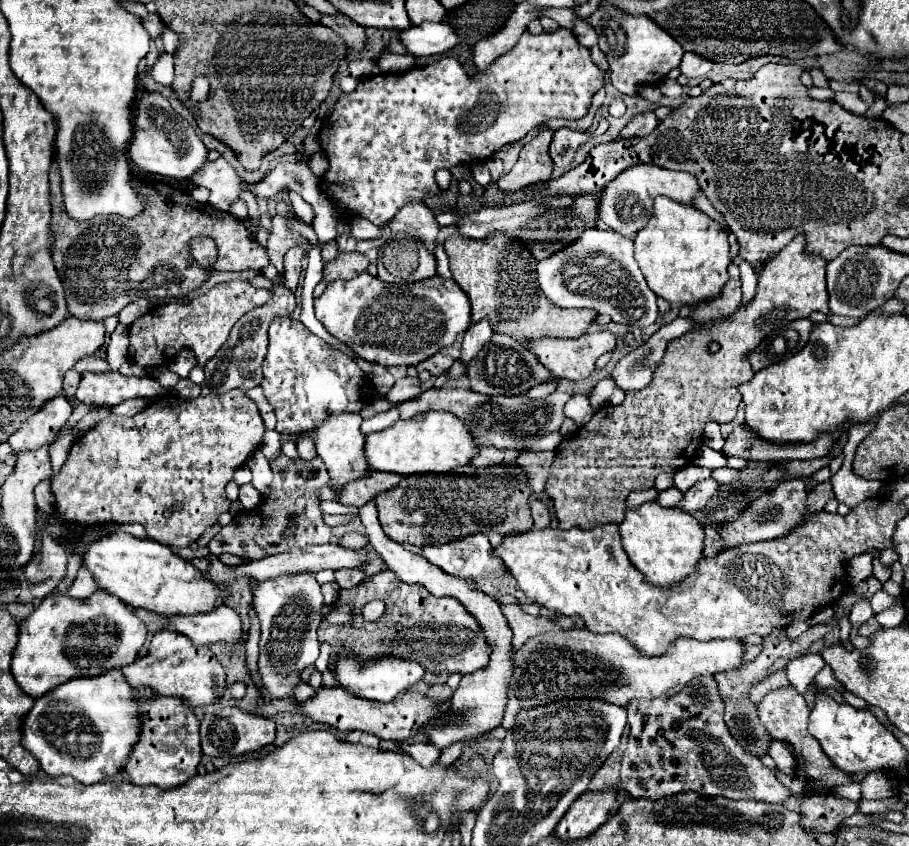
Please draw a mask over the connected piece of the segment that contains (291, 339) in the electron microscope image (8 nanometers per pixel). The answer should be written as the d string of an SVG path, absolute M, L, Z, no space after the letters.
M289 316L273 320L269 326L269 350L263 362L263 394L277 414L277 432L283 434L301 434L307 430L315 430L325 422L331 414L341 412L361 412L365 402L363 388L369 384L367 374L355 364L355 360L335 348L331 348L325 340L311 334L299 320L291 320Z

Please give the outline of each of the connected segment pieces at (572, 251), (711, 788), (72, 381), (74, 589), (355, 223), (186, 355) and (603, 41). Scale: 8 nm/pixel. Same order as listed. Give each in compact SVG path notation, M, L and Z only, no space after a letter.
M599 228L585 230L575 244L537 264L537 280L539 280L539 288L549 298L549 302L557 304L559 308L593 308L599 314L609 314L611 320L617 324L637 326L641 330L651 326L659 316L657 296L645 284L645 278L633 258L633 240L613 230L599 230Z
M701 676L701 680L693 680L693 684L687 684L677 696L669 698L669 700L645 700L645 702L631 702L627 706L627 714L629 714L629 726L631 726L631 734L627 740L627 750L623 754L623 762L621 762L621 788L625 792L631 794L631 798L647 798L647 800L659 800L665 796L675 796L681 792L697 792L703 796L725 796L731 800L759 800L759 802L769 802L769 804L785 804L793 792L789 788L785 788L773 770L769 770L767 766L763 766L763 762L755 756L751 756L749 752L745 752L737 740L733 740L733 736L729 736L729 730L725 730L725 722L723 722L723 704L721 704L721 696L717 692L717 684L713 680L713 676Z
M67 372L65 380L63 380L63 390L65 390L65 396L67 398L73 398L75 396L75 390L79 388L79 382L81 382L81 374L79 372Z
M81 566L75 582L73 582L73 586L71 586L65 594L67 594L67 596L73 596L73 598L83 598L83 596L93 594L93 592L97 592L97 590L99 590L99 586L95 584L95 578L91 576L91 572L87 572L87 568Z
M351 220L351 234L357 240L373 240L373 238L383 238L383 230L377 228L375 224L369 224L367 220Z
M179 352L171 362L169 362L169 370L175 372L179 378L187 378L189 372L195 368L195 356L191 352Z
M599 4L597 12L589 18L589 24L599 36L599 48L609 62L609 80L617 92L637 96L643 84L661 84L673 68L679 68L683 50L665 30L657 28L647 16L629 16L609 4Z

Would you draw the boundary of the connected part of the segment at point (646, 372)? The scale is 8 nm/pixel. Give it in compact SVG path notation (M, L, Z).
M733 314L719 316L719 318L715 318L715 320L707 322L707 324L695 322L691 318L677 318L671 324L661 326L643 346L635 348L625 358L621 358L619 364L615 366L615 370L611 372L611 376L615 378L617 386L621 390L625 390L625 392L629 392L629 390L641 390L641 388L649 386L651 376L653 376L655 368L657 368L657 362L661 362L663 350L667 348L669 340L681 338L687 332L701 330L701 328L705 328L709 324L723 322L723 320L729 320L729 318L733 318Z

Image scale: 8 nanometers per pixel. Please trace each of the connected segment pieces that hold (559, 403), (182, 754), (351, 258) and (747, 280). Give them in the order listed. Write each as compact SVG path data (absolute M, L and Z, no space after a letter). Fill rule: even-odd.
M427 388L419 400L409 400L405 404L397 404L401 418L409 420L413 416L417 416L419 412L427 412L427 410L445 410L445 412L453 412L457 418L461 418L469 428L471 434L475 438L475 442L479 446L495 446L495 448L513 448L513 450L521 450L525 446L535 444L541 436L551 434L555 430L561 428L565 414L563 414L563 406L567 402L567 394L555 390L553 394L549 394L547 398L535 400L531 402L527 396L481 396L473 390L435 390L435 388Z
M153 700L153 704L141 704L145 712L145 724L141 726L141 740L133 748L125 772L131 776L131 782L139 786L157 786L161 790L177 788L185 784L191 776L197 774L201 762L201 744L199 744L199 720L191 708L177 704L177 700Z
M345 252L345 254L339 254L337 260L325 264L323 278L327 282L333 282L333 280L349 280L349 278L365 272L367 266L369 266L369 260L367 260L365 254Z
M749 262L741 264L741 282L743 282L743 300L739 302L737 308L745 306L749 300L755 298L755 288L757 288L757 272Z

